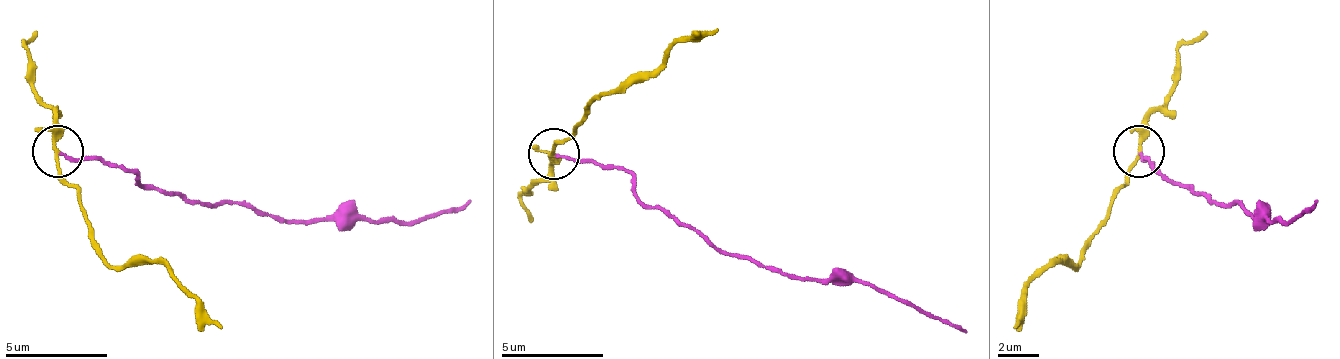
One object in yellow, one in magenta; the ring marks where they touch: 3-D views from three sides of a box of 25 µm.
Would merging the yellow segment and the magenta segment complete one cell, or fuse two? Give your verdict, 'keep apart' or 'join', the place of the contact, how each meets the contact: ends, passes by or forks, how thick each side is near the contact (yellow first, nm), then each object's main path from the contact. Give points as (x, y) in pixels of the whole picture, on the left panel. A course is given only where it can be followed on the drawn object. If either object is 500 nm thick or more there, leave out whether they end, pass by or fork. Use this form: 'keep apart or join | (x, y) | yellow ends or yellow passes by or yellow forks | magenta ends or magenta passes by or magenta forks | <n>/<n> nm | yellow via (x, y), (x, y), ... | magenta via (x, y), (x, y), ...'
keep apart | (57, 151) | yellow forks | magenta ends | 130/140 nm | yellow via (59, 152), (59, 173), (79, 193), (84, 224), (100, 255), (110, 265), (166, 265), (207, 316), (222, 326) | magenta via (59, 152), (125, 168), (146, 188), (222, 204), (253, 204), (279, 219), (371, 219), (412, 224), (468, 198)

